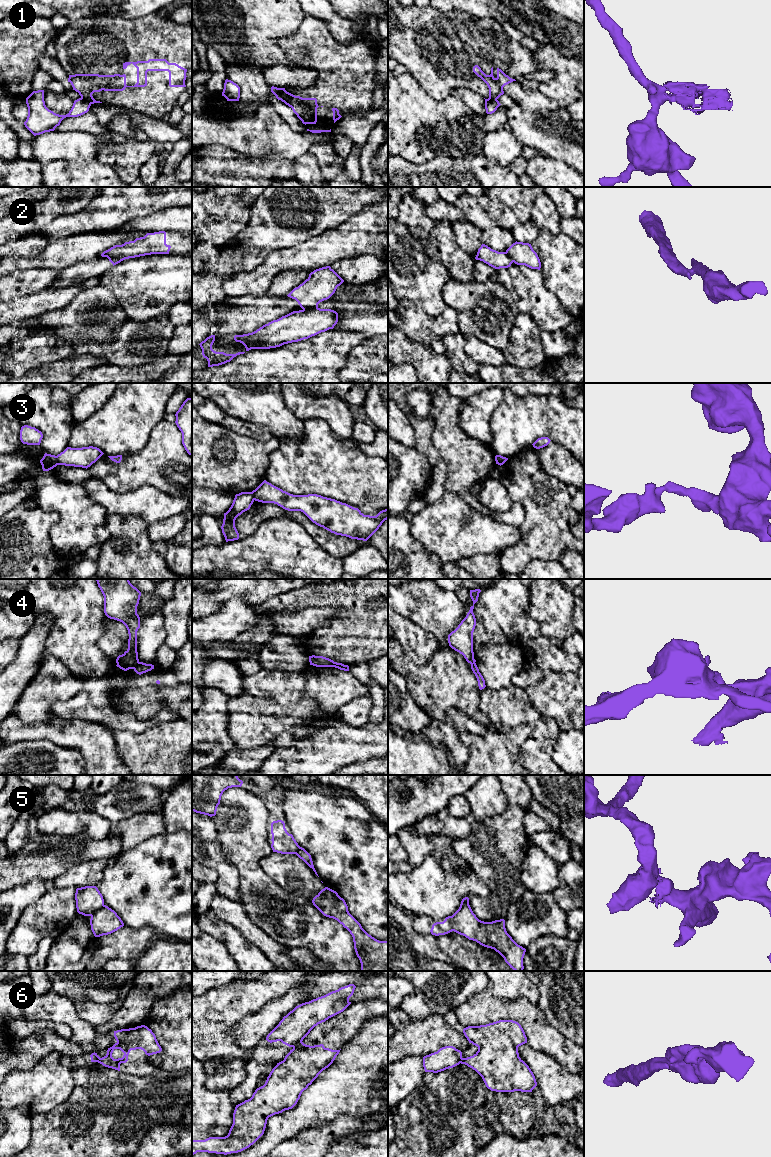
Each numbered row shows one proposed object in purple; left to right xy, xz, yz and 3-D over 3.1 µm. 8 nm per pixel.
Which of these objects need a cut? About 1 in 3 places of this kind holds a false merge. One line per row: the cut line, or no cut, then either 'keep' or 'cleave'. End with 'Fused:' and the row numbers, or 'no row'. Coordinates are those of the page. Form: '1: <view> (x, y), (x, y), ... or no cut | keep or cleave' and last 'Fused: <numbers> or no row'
1: xz (278, 88), (280, 99) | cleave
2: xz (317, 307), (303, 310) | cleave
3: xy (55, 456), (58, 464) | cleave
4: xy (139, 662), (133, 668) | cleave
5: yz (451, 916), (451, 928), (453, 930) | cleave
6: xz (301, 1041), (293, 1047) | cleave
Fused: 1, 2, 3, 4, 5, 6

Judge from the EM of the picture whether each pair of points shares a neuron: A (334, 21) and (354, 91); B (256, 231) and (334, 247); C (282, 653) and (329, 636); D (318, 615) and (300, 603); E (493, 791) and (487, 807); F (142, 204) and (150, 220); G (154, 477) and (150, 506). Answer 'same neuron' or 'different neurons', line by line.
A: different neurons
B: different neurons
C: different neurons
D: different neurons
E: same neuron
F: different neurons
G: different neurons

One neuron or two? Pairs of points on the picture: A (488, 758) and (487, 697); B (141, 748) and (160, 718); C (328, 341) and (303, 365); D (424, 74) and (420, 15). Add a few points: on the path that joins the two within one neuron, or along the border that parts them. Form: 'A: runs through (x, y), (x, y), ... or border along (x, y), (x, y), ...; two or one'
A: border along (519, 724), (511, 727), (505, 733), (497, 732); two
B: border along (178, 717), (172, 721), (152, 725), (148, 728); two
C: runs through (322, 347), (309, 360); one
D: runs through (420, 59), (419, 49), (412, 40), (412, 30); one

